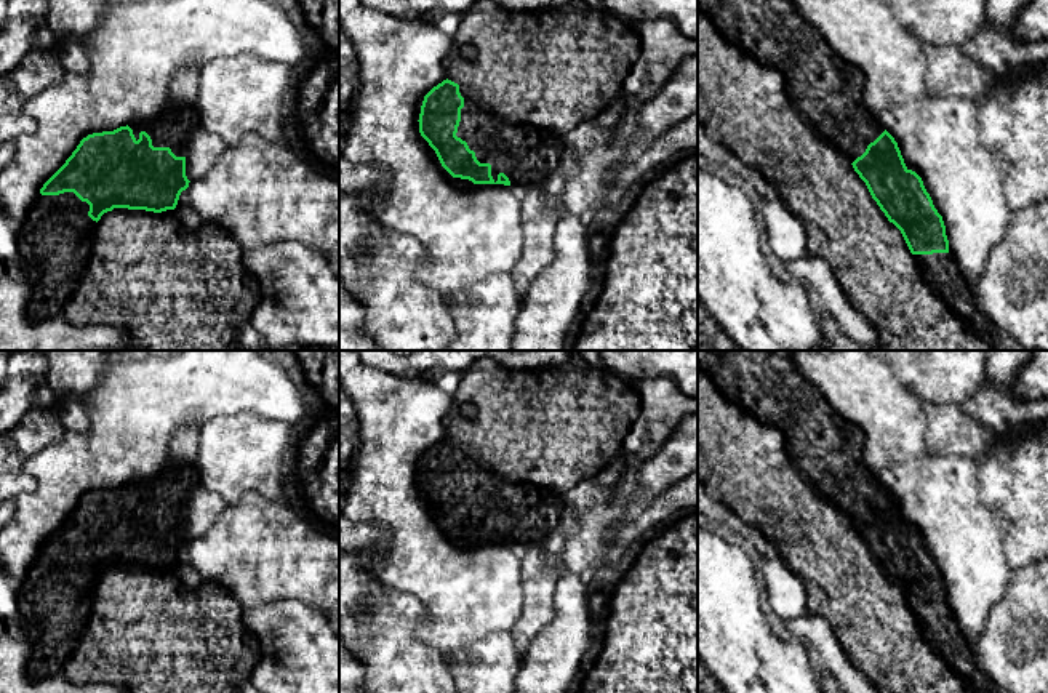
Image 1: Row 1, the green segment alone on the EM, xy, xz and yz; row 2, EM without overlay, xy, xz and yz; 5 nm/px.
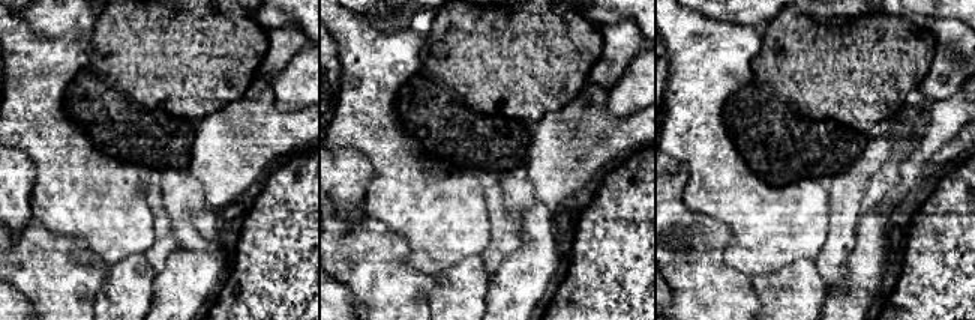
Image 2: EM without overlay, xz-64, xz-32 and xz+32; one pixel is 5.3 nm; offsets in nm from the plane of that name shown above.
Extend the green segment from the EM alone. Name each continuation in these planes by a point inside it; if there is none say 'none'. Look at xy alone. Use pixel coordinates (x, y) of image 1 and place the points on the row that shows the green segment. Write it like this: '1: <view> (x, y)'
1: xy (173, 127)
2: xy (55, 240)

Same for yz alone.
1: yz (823, 87)
2: yz (941, 272)

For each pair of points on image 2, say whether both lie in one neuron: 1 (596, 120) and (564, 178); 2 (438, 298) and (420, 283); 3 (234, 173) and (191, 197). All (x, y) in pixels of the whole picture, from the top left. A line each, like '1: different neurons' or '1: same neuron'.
1: same neuron
2: different neurons
3: different neurons

